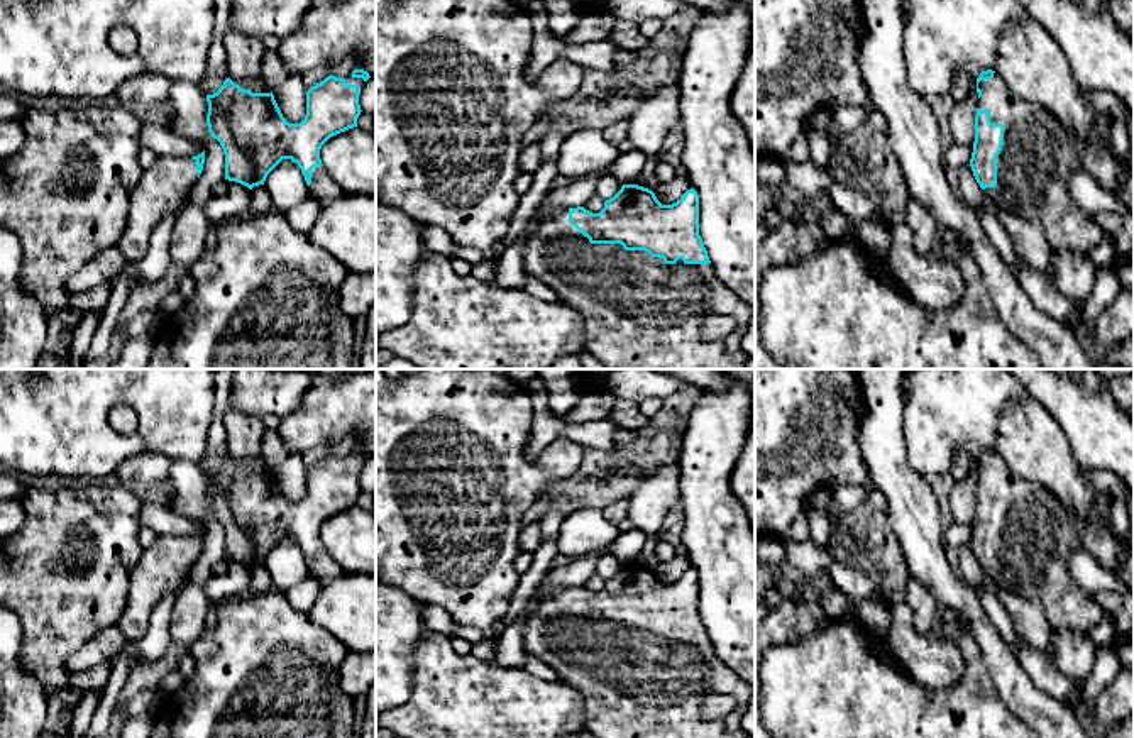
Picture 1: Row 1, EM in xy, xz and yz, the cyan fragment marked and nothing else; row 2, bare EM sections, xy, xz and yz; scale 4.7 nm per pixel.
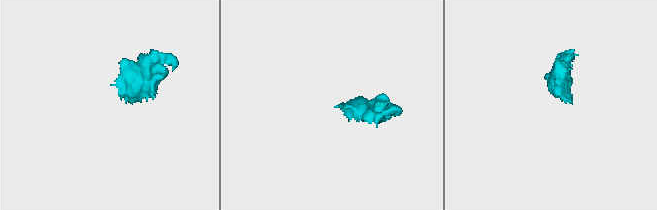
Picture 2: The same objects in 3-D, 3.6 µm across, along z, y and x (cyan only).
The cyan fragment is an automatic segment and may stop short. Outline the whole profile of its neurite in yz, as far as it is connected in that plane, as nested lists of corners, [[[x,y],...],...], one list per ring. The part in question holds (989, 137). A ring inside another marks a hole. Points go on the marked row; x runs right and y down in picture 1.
[[[992,69],[977,78],[978,108],[970,159],[973,176],[1000,208],[1026,220],[1039,222],[1053,252],[1088,254],[1105,235],[1092,213],[1078,208],[1070,196],[1070,178],[1083,169],[1080,154],[1061,125],[1046,108],[1012,95]]]

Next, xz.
[[[623,184],[599,213],[584,207],[552,212],[523,245],[523,269],[584,317],[584,350],[606,369],[741,369],[748,361],[741,339],[755,308],[718,278],[699,235],[699,195],[694,188],[675,203],[662,205],[652,190]],[[707,315],[729,315],[736,327],[724,339],[707,342],[701,337]]]

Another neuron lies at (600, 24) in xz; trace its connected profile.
[[[608,10],[591,12],[562,41],[565,44],[586,44],[597,39],[608,39],[613,30],[614,20],[614,15]]]

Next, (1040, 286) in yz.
[[[1021,262],[1016,278],[1031,301],[1048,317],[1068,325],[1078,308],[1076,300],[1066,298],[1054,284],[1051,273],[1041,273]]]

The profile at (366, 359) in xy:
[[[376,305],[366,318],[366,335],[355,366],[359,369],[376,369]]]

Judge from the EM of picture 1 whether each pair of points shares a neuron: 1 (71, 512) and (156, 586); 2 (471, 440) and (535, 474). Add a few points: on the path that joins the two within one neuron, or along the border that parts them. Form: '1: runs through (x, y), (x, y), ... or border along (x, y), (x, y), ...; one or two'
1: border along (143, 550), (131, 574), (126, 605); two
2: runs through (486, 456), (511, 474), (520, 474); one

